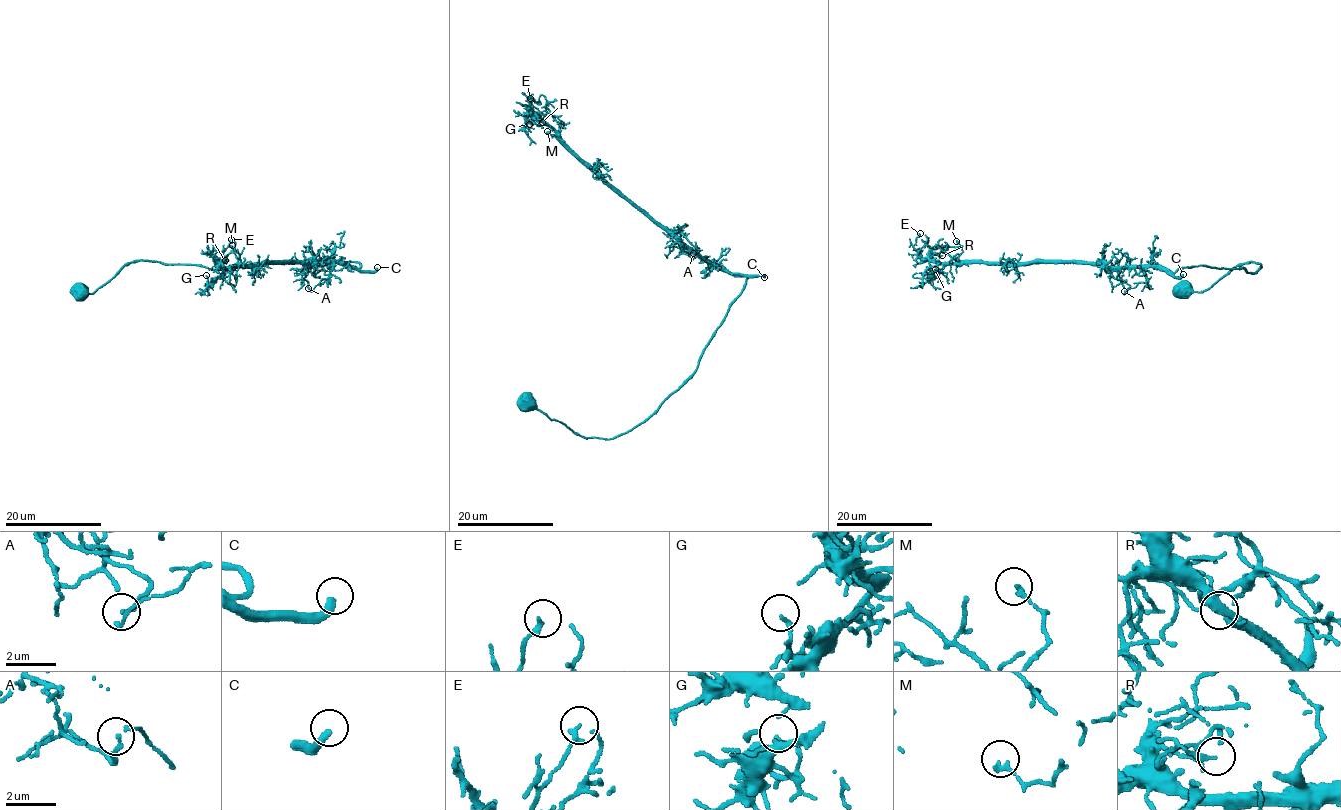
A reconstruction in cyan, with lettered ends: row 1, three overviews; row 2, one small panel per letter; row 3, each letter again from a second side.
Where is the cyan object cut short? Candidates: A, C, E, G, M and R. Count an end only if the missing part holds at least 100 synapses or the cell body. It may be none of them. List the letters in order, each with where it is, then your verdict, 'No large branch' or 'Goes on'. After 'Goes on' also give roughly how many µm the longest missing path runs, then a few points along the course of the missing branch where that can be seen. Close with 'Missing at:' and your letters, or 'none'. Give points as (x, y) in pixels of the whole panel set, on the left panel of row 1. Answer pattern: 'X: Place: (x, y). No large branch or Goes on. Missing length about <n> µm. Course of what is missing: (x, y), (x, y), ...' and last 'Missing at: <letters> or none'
A: Place: (308, 288). No large branch
C: Place: (377, 267). Goes on. Missing length about 70 µm
E: Place: (231, 239). No large branch
G: Place: (206, 275). No large branch
M: Place: (232, 245). No large branch
R: Place: (225, 260). No large branch
Missing at: C

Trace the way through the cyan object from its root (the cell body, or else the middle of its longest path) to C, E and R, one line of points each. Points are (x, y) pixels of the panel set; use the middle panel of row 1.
C: (527, 401), (586, 438), (612, 439), (628, 432), (655, 412), (695, 370), (746, 276), (764, 277)
E: (527, 401), (586, 438), (630, 431), (695, 370), (747, 277), (706, 263), (608, 187), (542, 121), (530, 98)
R: (527, 401), (586, 438), (630, 431), (695, 370), (747, 277), (688, 250), (605, 185), (536, 113), (542, 122)

